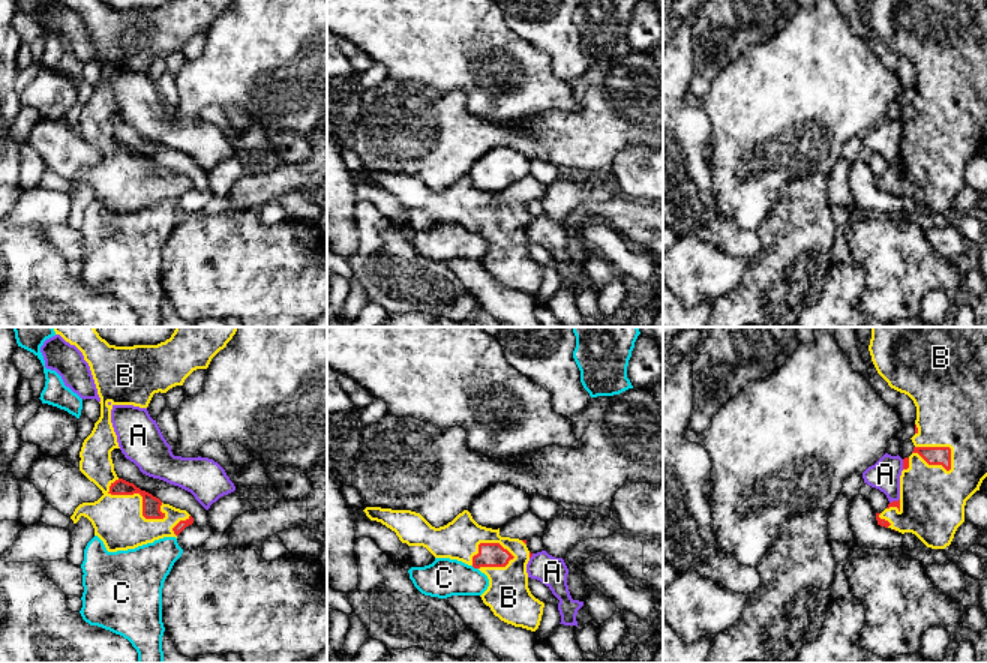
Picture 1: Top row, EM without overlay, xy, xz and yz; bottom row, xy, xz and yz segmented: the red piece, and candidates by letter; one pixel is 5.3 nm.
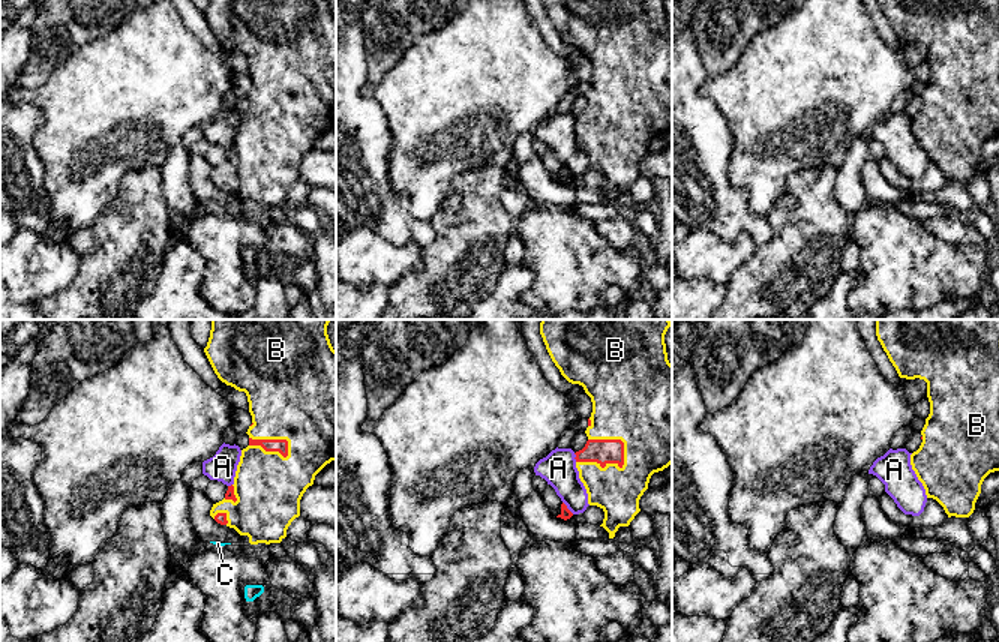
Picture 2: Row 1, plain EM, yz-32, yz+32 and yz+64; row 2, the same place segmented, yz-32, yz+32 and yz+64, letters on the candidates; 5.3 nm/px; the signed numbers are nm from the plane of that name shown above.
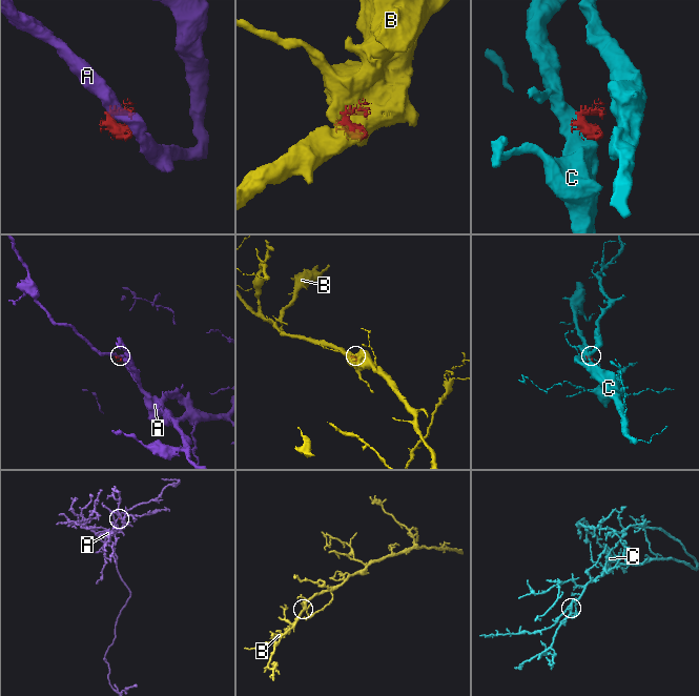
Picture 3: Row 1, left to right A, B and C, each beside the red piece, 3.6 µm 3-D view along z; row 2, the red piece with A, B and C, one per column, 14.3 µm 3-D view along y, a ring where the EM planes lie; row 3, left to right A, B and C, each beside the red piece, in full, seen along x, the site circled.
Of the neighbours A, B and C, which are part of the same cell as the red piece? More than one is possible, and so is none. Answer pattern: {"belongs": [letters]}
{"belongs": ["B"]}

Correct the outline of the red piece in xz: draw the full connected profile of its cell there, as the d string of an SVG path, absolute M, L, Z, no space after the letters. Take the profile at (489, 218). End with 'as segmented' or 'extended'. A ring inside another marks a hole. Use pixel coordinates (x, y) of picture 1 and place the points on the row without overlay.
M366 171L363 176L408 210L423 210L435 222L458 224L478 232L489 243L480 261L494 279L514 291L538 292L544 267L528 252L526 228L532 218L526 204L501 201L500 192L478 189L468 174L440 192L411 174Z; extended

